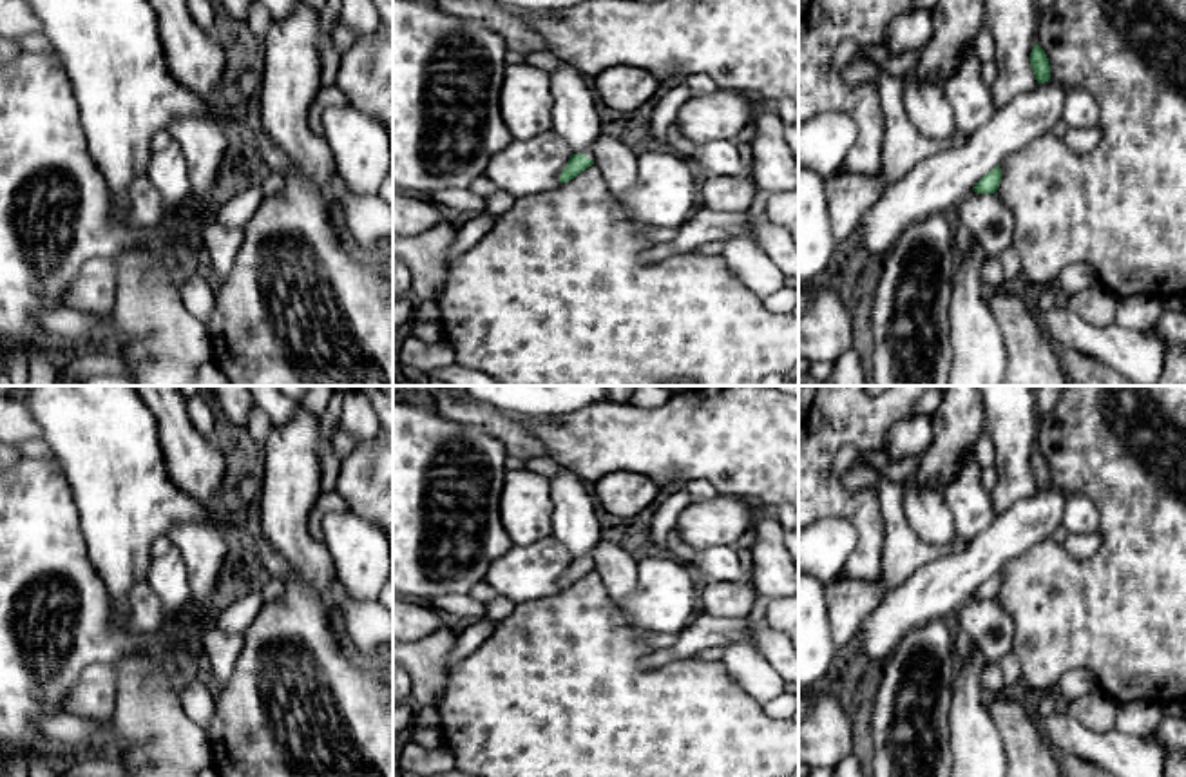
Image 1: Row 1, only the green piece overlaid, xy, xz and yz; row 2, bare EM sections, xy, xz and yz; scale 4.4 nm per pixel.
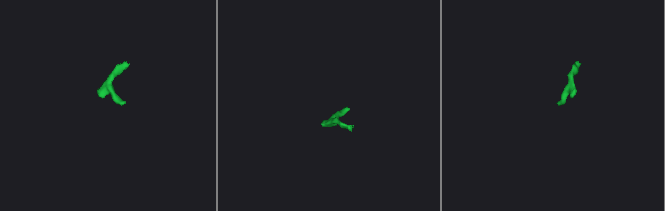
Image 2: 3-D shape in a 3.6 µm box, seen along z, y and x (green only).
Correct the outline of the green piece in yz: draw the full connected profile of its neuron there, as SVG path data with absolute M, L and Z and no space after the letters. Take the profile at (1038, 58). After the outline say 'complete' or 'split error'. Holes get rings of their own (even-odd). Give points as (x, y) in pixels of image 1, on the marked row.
M1036 43L1030 53L1030 65L1038 83L1045 83L1050 80L1050 65L1045 51Z; complete

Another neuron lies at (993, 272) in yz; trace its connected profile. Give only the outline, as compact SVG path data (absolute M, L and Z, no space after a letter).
M998 255L987 259L987 263L983 264L981 275L983 275L983 281L985 281L985 286L989 292L1005 288L1005 283L1007 283L1005 272L1003 272L1003 266L1001 266Z

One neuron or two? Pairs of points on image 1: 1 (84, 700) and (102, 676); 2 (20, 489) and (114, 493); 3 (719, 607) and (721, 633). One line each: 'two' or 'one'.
1: one
2: two
3: two

